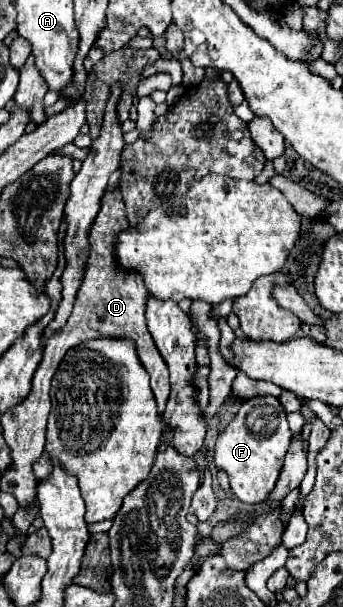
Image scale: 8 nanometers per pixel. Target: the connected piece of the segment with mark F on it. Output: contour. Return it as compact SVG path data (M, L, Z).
M272 395L246 399L234 419L228 423L226 431L220 433L214 447L214 461L230 477L230 489L238 501L248 505L258 505L268 501L270 491L276 485L276 479L282 469L284 455L288 451L292 433L286 421L286 411L280 401Z

